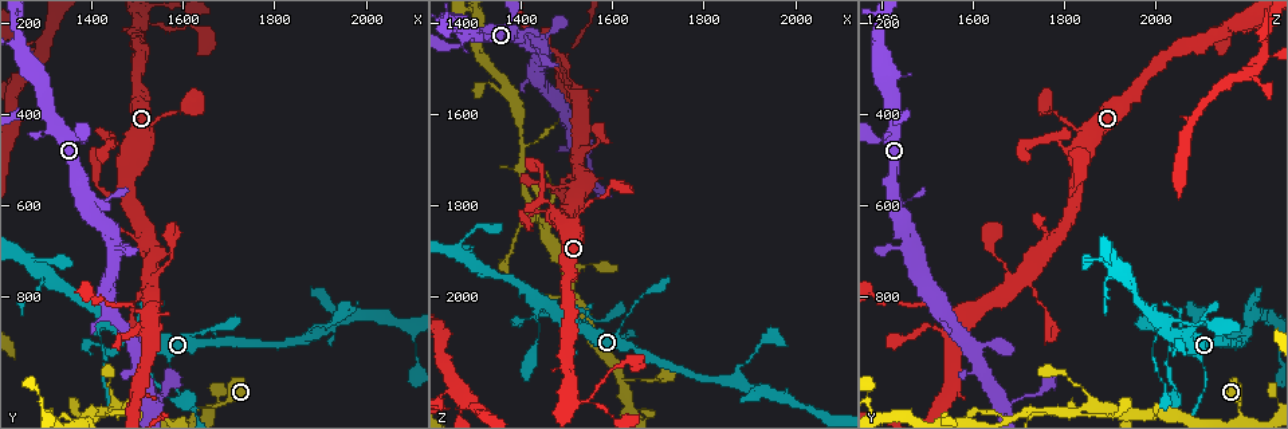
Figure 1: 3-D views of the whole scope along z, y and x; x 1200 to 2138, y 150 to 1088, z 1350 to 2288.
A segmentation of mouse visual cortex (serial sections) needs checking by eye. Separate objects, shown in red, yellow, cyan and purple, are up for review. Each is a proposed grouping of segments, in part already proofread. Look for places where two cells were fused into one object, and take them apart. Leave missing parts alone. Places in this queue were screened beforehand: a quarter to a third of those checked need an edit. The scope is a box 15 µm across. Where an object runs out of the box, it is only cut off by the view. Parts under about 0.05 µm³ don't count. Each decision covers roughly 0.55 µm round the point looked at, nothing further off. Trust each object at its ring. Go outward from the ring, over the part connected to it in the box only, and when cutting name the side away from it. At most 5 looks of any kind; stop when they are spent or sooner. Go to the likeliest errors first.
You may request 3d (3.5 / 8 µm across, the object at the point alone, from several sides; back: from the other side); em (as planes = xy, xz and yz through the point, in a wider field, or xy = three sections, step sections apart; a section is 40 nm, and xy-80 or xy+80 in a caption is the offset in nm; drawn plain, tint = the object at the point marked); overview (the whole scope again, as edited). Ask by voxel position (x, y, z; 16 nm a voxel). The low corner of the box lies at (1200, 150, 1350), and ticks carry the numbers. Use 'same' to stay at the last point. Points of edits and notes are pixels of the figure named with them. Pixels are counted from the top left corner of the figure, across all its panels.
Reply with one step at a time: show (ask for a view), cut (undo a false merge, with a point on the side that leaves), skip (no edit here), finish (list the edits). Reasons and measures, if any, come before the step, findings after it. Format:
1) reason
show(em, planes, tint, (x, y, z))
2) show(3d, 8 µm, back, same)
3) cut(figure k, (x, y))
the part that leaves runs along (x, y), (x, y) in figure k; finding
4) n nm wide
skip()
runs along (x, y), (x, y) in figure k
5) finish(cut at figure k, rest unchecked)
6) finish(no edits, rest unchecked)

three-way junction
show(em, xy, step 2, tint, (1520, 830, 1560))

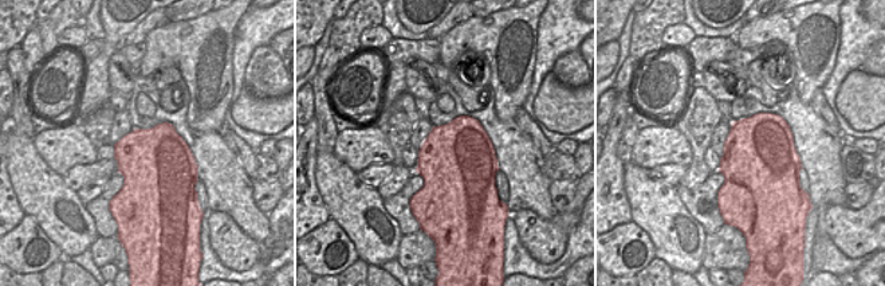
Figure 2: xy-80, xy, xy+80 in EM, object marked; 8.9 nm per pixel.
see where the arms go
show(3d, 3.5 µm, same)

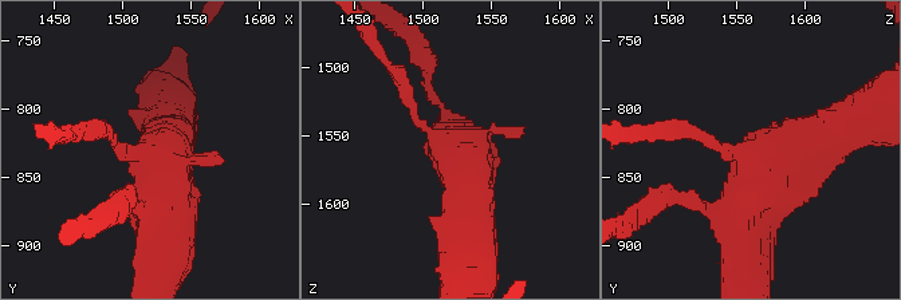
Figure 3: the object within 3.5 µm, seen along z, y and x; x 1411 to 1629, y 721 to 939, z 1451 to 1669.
skip()
runs along (852, 119), (772, 157), (742, 244) in figure 3; continuous, no second cell

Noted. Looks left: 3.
calibre changes
show(3d, 3.5 µm, (1655, 1040, 2175))

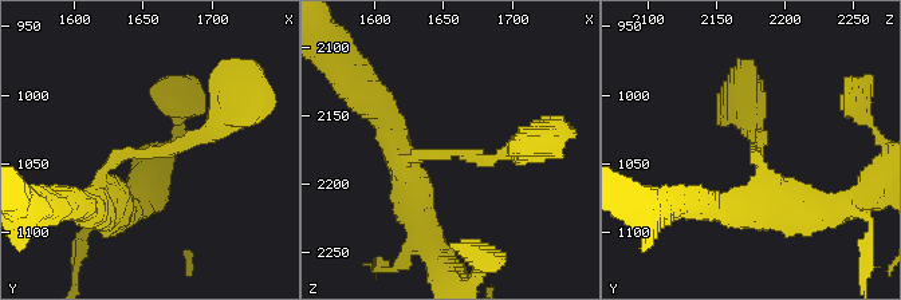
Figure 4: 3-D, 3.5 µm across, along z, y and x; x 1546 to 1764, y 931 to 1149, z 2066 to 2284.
arms of 200, 250 nm
show(em, xy, step 3, tint, (1656, 1040, 2180))

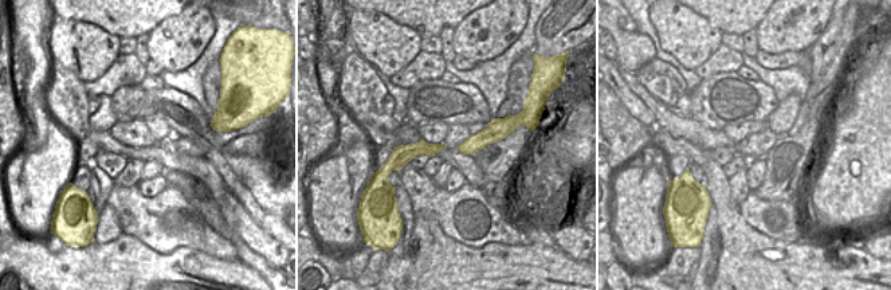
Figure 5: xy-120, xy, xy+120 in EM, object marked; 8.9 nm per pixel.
skip()
runs along (227, 111), (173, 149), (115, 157), (99, 202) in figure 4; one cell here

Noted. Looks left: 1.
finish(no edits, rest unchecked)

